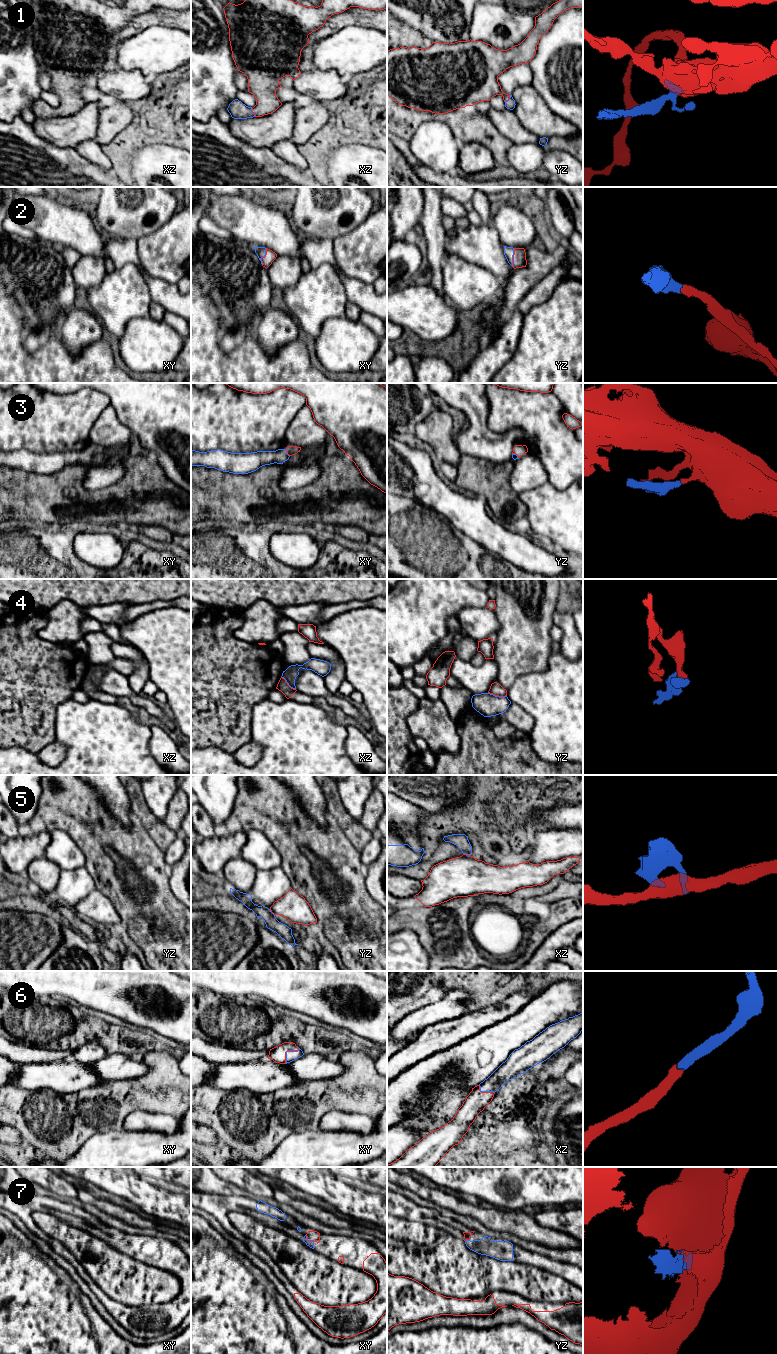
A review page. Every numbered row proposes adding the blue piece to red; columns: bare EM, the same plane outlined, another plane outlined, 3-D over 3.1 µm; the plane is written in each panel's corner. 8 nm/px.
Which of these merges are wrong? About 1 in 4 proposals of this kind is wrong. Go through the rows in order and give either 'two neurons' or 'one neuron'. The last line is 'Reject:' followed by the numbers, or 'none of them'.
1: one neuron
2: one neuron
3: one neuron
4: two neurons
5: two neurons
6: one neuron
7: one neuron
Reject: 4, 5

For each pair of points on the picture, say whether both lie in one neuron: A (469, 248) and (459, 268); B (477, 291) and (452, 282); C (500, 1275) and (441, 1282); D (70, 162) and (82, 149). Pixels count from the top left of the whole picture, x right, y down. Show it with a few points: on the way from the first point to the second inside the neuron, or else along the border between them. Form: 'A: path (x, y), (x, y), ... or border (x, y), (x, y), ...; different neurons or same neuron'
A: border (446, 256), (459, 256), (485, 268); different neurons
B: path (471, 286), (458, 282); same neuron
C: path (485, 1276), (456, 1276); same neuron
D: border (75, 148), (86, 159), (98, 165); different neurons

